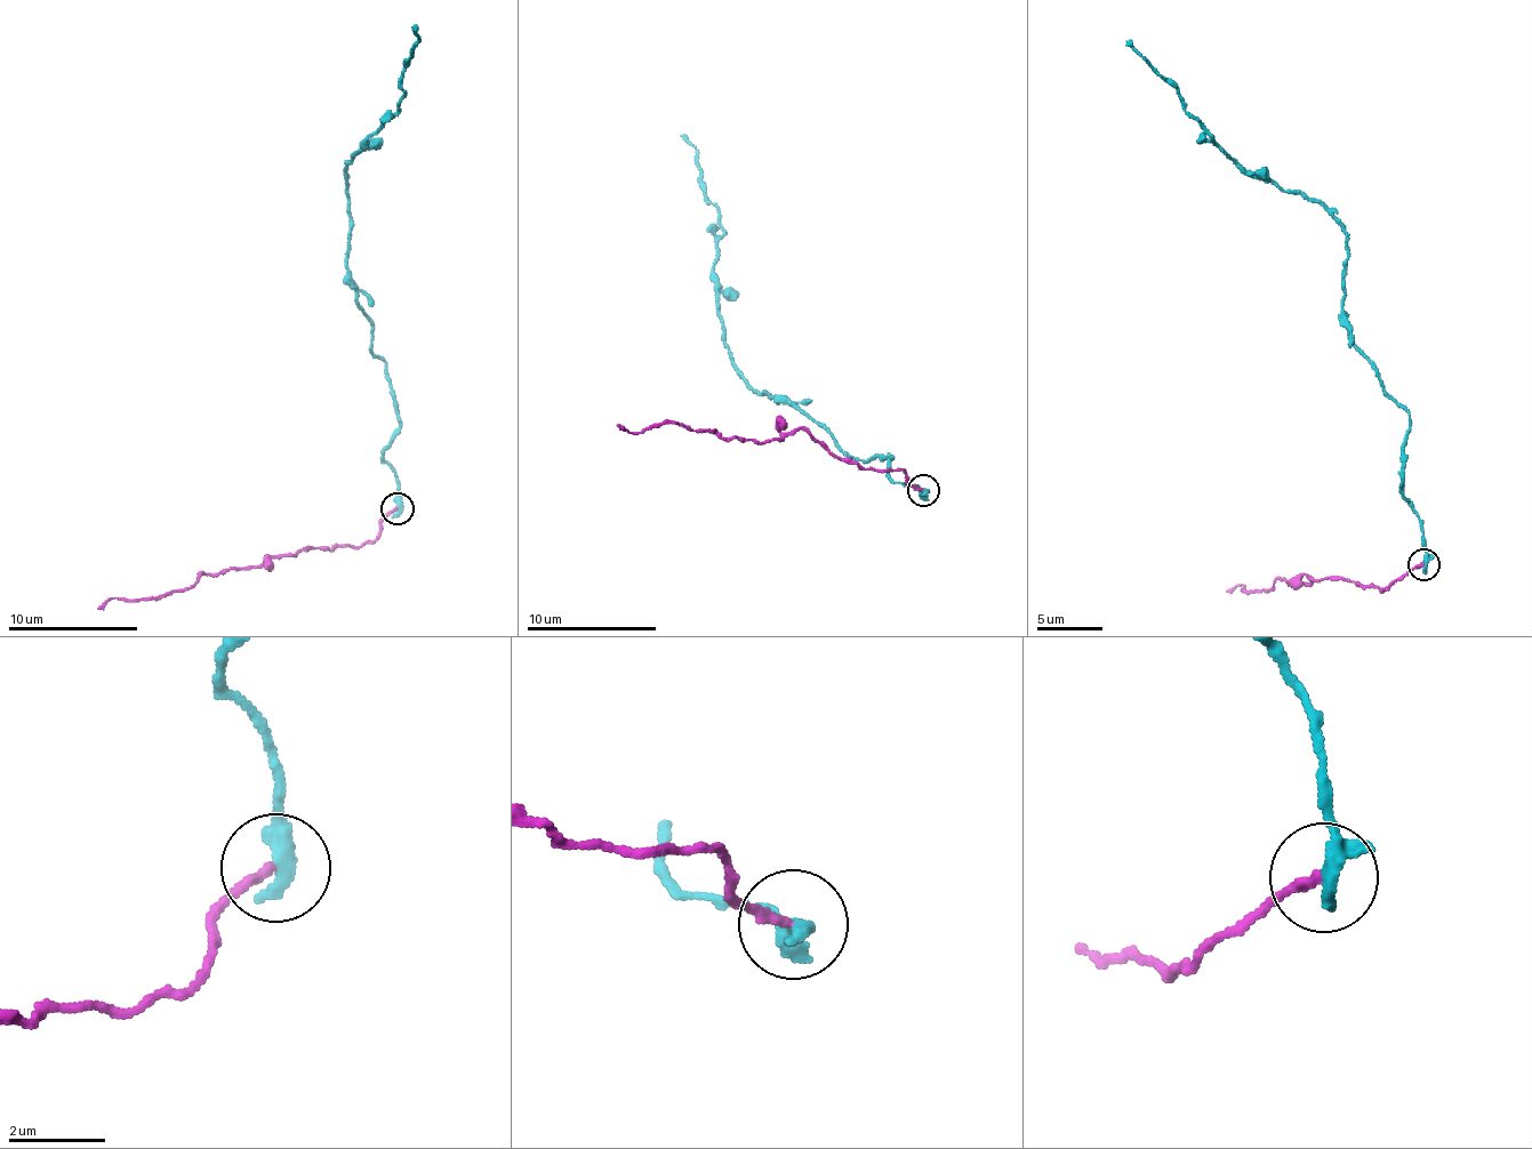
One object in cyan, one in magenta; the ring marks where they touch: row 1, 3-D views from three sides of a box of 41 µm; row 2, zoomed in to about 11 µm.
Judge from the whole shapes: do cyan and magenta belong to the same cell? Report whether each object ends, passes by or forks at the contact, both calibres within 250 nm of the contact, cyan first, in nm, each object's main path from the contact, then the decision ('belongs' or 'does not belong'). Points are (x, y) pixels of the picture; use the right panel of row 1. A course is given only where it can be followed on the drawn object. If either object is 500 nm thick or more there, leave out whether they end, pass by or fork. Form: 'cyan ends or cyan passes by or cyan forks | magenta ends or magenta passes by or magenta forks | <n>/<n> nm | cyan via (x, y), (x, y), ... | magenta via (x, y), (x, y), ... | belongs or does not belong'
cyan passes by | magenta ends | 320/170 nm | cyan via (1422, 564), (1422, 531), (1403, 496), (1409, 417), (1341, 312), (1348, 232), (1299, 193), (1246, 176), (1130, 39) | magenta via (1422, 564), (1382, 591), (1308, 577), (1308, 585), (1278, 579), (1268, 591), (1246, 592), (1241, 585), (1227, 589) | does not belong

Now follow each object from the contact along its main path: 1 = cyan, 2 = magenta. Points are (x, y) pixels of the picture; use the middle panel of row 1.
1: (924, 489), (891, 479), (891, 458), (863, 459), (753, 391), (724, 342), (713, 262), (723, 232), (682, 137)
2: (924, 489), (913, 487), (901, 468), (837, 459), (803, 428), (755, 443), (673, 422), (630, 433), (616, 425)

